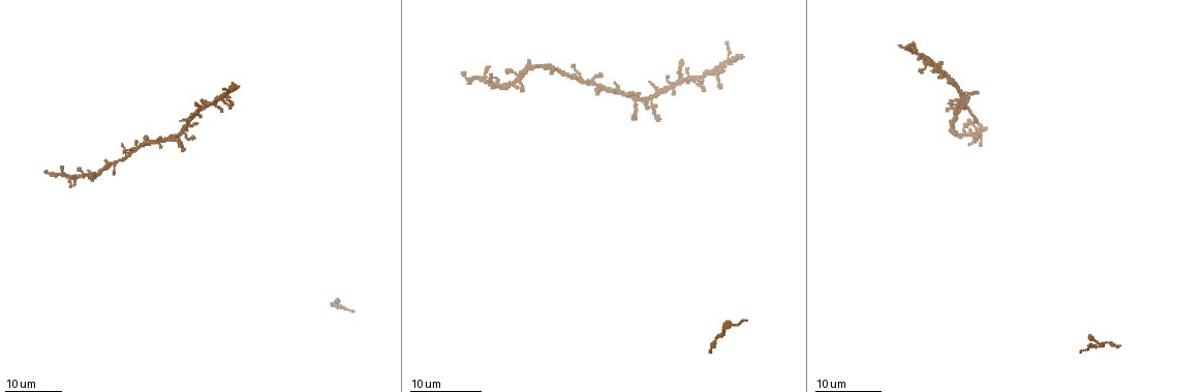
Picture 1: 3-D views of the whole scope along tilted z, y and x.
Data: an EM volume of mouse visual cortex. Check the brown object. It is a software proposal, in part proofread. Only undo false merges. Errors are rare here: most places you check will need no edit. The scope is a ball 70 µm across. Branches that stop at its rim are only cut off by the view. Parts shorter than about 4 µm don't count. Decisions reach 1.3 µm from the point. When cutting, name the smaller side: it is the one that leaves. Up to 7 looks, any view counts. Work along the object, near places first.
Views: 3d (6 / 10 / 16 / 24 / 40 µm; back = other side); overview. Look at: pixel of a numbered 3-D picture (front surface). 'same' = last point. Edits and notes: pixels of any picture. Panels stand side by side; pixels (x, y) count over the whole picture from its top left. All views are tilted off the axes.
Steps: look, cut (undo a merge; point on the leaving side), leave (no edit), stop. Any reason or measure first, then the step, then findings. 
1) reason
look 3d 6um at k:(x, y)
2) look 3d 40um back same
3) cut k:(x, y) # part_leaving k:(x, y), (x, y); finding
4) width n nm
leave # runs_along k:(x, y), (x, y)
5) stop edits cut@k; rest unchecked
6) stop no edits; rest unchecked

small branch off a trunk
look 3d 16um at 1:(88, 175)

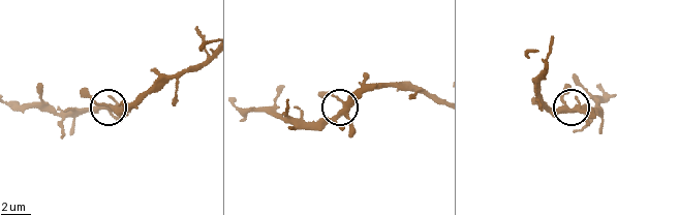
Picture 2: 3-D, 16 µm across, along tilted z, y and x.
look 3d 6um at 2:(115, 107)

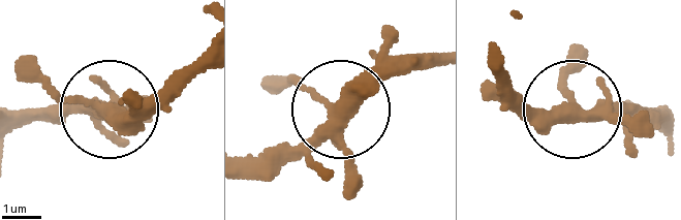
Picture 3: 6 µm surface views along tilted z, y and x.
width 360 nm
leave # runs_along 3:(428, 62), (394, 67), (341, 110), (281, 74); all the same cell

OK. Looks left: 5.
small branch off a trunk
look 3d 16um at 1:(220, 99)

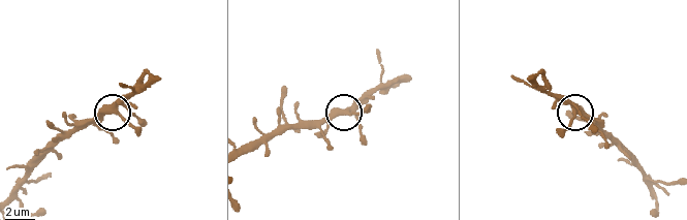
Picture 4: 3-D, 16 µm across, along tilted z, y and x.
look 3d 10um at 4:(116, 112)

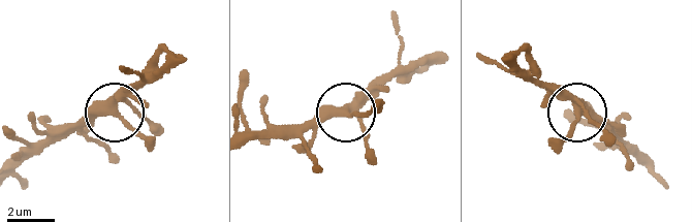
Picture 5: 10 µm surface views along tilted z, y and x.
width 280 nm
leave # runs_along 5:(18, 167), (109, 114), (131, 125), (150, 148); continuous, no second cell

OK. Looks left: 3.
four or more arms meet
look 3d 16um at 1:(636, 99)

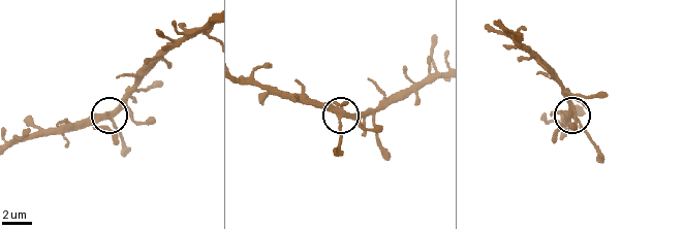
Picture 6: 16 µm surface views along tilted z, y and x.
look 3d 10um at 6:(112, 112)

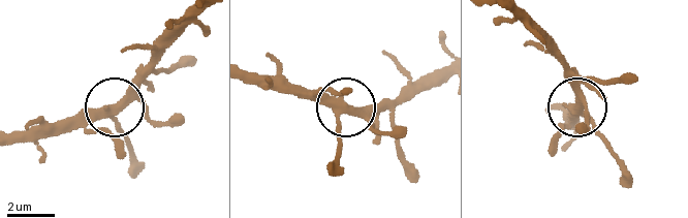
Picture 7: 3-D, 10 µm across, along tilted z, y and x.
width 320 nm
leave # runs_along 7:(632, 184), (575, 101), (564, 67); one cell here

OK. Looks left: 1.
stop no edits; rest unchecked

